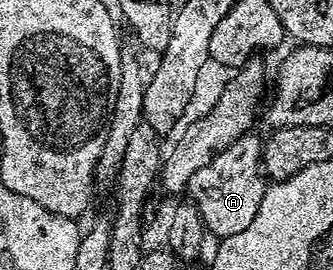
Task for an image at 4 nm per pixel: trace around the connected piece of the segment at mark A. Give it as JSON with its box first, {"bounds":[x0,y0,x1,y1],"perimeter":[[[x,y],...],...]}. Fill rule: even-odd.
{"bounds":[186,134,268,238],"perimeter":[[[244,134],[229,147],[222,148],[208,164],[197,170],[197,174],[193,174],[193,178],[189,178],[186,195],[191,195],[188,196],[190,203],[197,206],[204,229],[210,235],[212,232],[215,238],[238,234],[253,222],[253,218],[257,218],[268,185],[263,163],[264,147],[264,141],[258,140],[255,134]]]}

